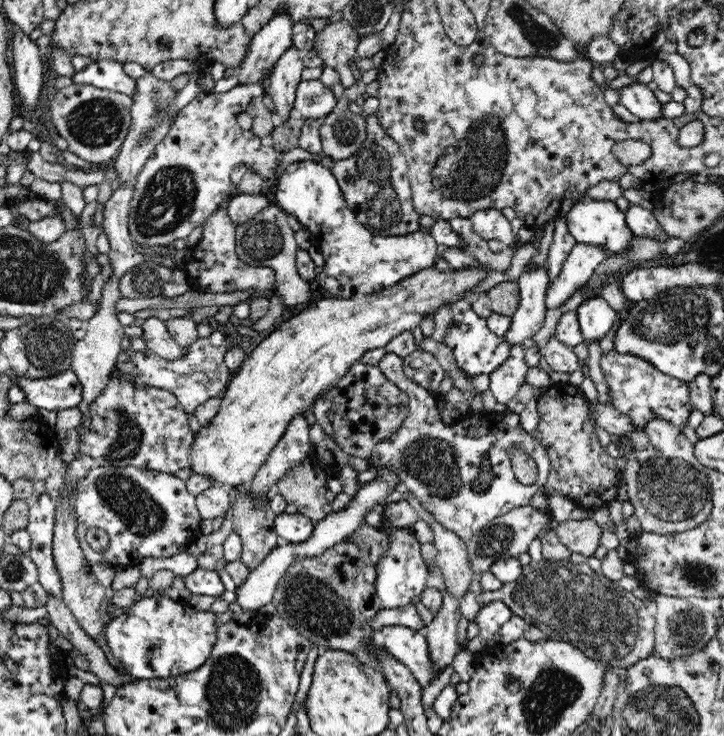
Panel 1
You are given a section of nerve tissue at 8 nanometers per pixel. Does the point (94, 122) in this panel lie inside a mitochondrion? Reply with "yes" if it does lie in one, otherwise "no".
yes

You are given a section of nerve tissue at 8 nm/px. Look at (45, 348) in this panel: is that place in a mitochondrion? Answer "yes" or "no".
yes

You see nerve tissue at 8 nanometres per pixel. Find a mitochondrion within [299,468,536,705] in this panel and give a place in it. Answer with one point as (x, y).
(497, 540)

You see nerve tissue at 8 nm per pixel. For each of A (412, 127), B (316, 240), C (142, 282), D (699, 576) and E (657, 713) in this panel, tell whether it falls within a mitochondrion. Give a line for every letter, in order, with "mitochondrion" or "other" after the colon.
A: other
B: other
C: mitochondrion
D: mitochondrion
E: mitochondrion

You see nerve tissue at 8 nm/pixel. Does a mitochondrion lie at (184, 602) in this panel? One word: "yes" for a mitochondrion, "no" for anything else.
no

